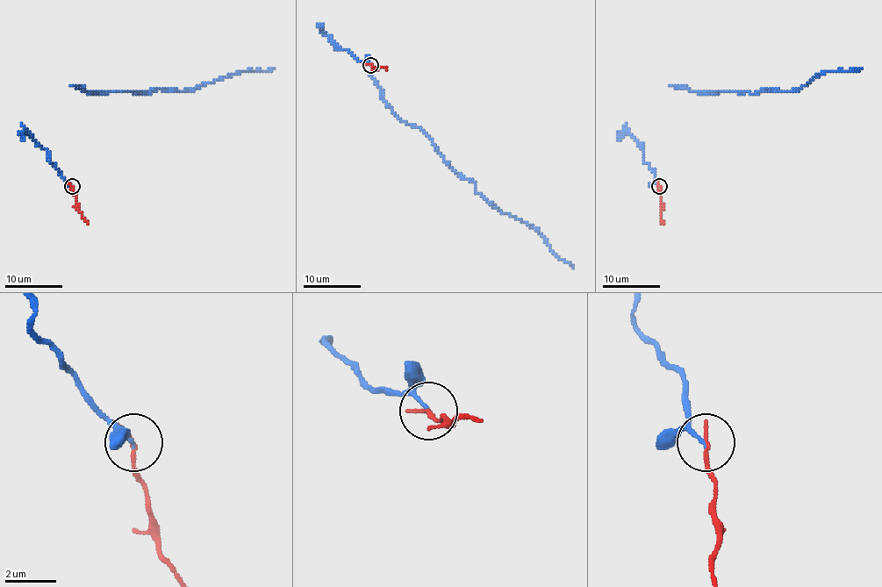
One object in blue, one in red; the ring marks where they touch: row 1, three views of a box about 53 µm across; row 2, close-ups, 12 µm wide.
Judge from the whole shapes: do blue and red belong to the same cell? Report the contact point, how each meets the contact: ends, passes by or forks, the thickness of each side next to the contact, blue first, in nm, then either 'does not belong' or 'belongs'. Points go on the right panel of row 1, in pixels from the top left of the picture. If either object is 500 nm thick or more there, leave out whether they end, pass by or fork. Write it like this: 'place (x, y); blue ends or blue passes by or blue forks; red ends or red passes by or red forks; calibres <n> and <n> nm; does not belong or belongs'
place (659, 186); blue ends; red ends; calibres 150 and 180 nm; does not belong

